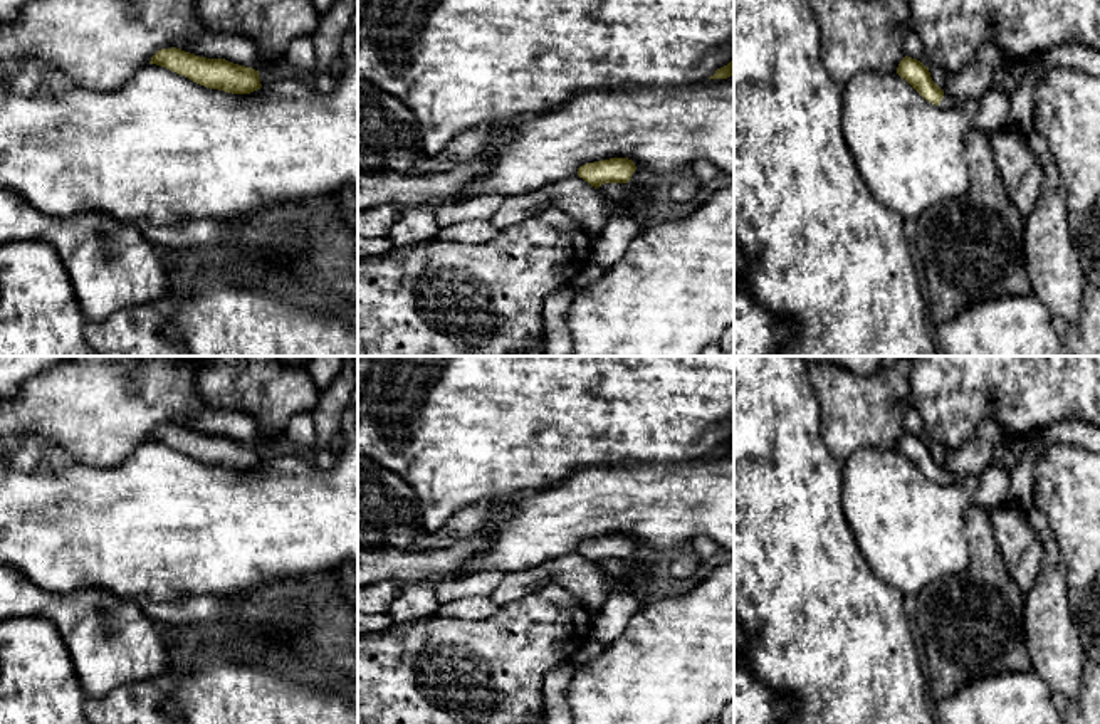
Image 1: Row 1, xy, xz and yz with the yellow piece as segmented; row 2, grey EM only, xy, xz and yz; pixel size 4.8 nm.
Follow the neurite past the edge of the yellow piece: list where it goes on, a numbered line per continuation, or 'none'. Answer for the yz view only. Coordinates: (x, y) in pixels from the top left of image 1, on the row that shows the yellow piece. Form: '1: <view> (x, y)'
1: yz (948, 101)

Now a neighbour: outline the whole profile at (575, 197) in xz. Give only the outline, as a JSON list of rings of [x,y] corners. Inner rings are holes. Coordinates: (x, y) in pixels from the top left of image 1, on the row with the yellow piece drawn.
[[[573,176],[529,193],[504,198],[489,222],[504,230],[549,208],[564,212],[589,235],[601,233],[613,208],[630,220],[638,217],[631,203],[618,203],[583,178]]]

